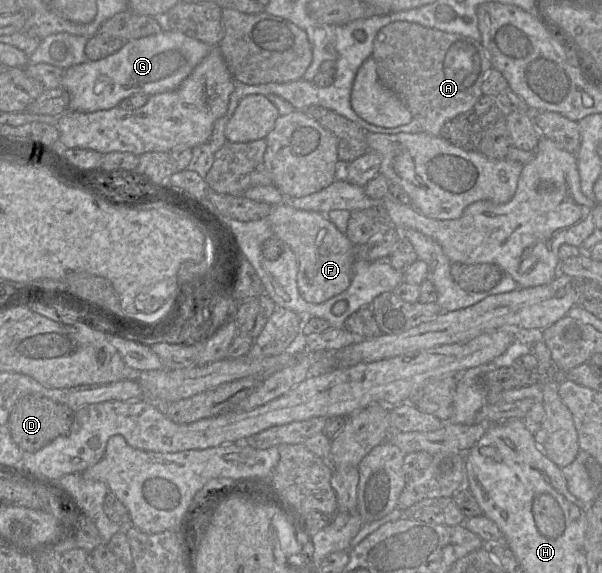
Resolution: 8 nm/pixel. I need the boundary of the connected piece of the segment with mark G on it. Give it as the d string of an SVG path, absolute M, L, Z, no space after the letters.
M164 28L160 32L127 41L117 52L97 61L86 61L65 70L61 86L70 95L68 111L91 113L117 107L125 98L134 94L144 94L148 97L177 88L194 68L216 46L210 46L202 41L191 38L182 32Z

